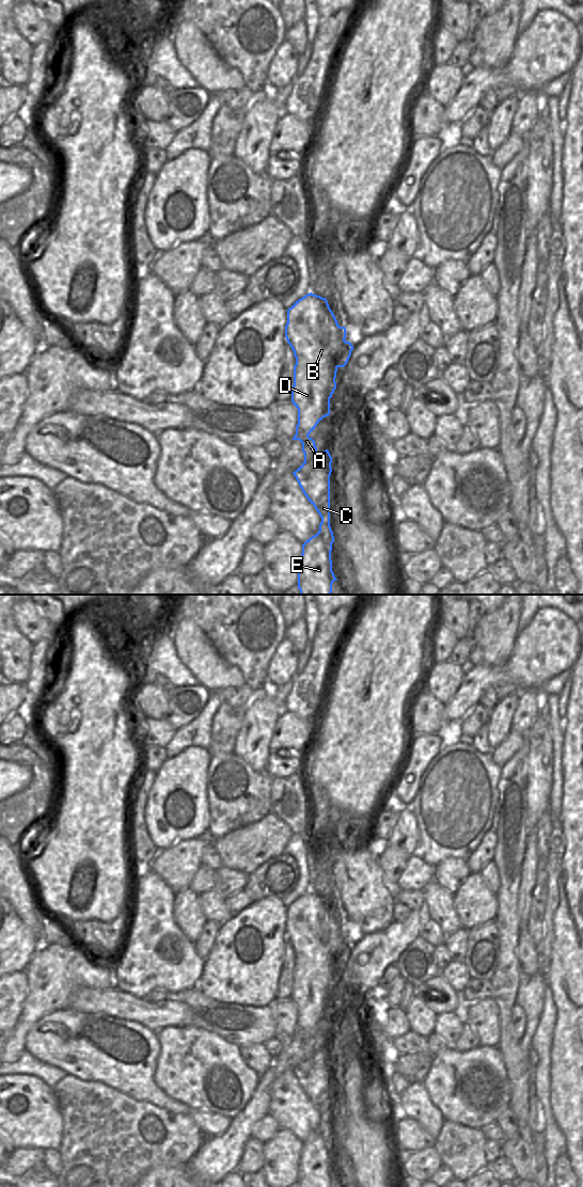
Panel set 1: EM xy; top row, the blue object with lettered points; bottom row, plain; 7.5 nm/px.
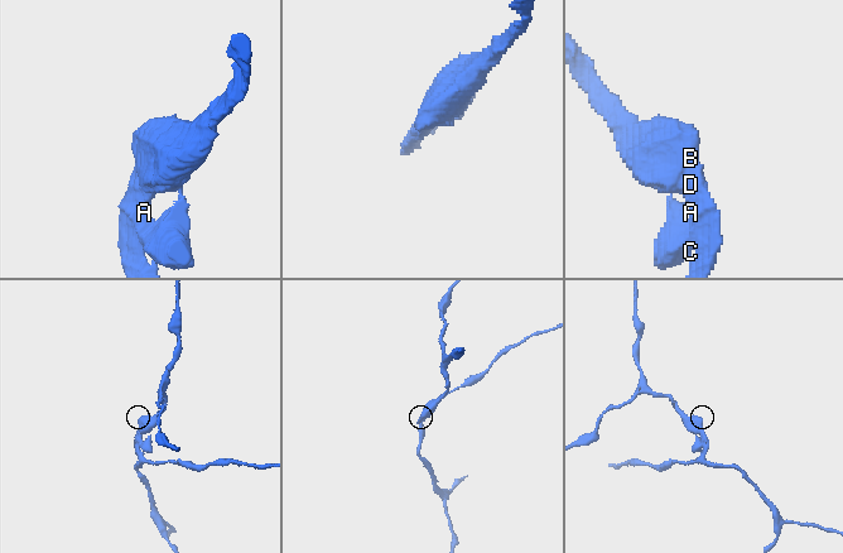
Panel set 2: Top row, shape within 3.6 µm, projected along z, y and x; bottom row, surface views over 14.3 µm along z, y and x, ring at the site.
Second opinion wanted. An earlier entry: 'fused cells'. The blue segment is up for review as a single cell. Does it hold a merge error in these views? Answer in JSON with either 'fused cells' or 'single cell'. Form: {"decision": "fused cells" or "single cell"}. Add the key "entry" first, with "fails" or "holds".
{"entry": "holds", "decision": "fused cells"}

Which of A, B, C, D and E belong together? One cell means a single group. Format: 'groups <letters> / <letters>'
groups A B D E / C

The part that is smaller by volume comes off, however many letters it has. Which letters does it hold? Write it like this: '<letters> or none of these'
C

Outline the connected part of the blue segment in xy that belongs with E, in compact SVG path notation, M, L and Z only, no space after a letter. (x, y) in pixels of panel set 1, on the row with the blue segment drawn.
M317 534L302 544L302 554L298 567L298 588L300 595L331 595L332 584L337 579L332 571L332 544L325 542Z

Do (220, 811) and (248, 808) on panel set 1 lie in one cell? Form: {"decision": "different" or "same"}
{"decision": "same"}

